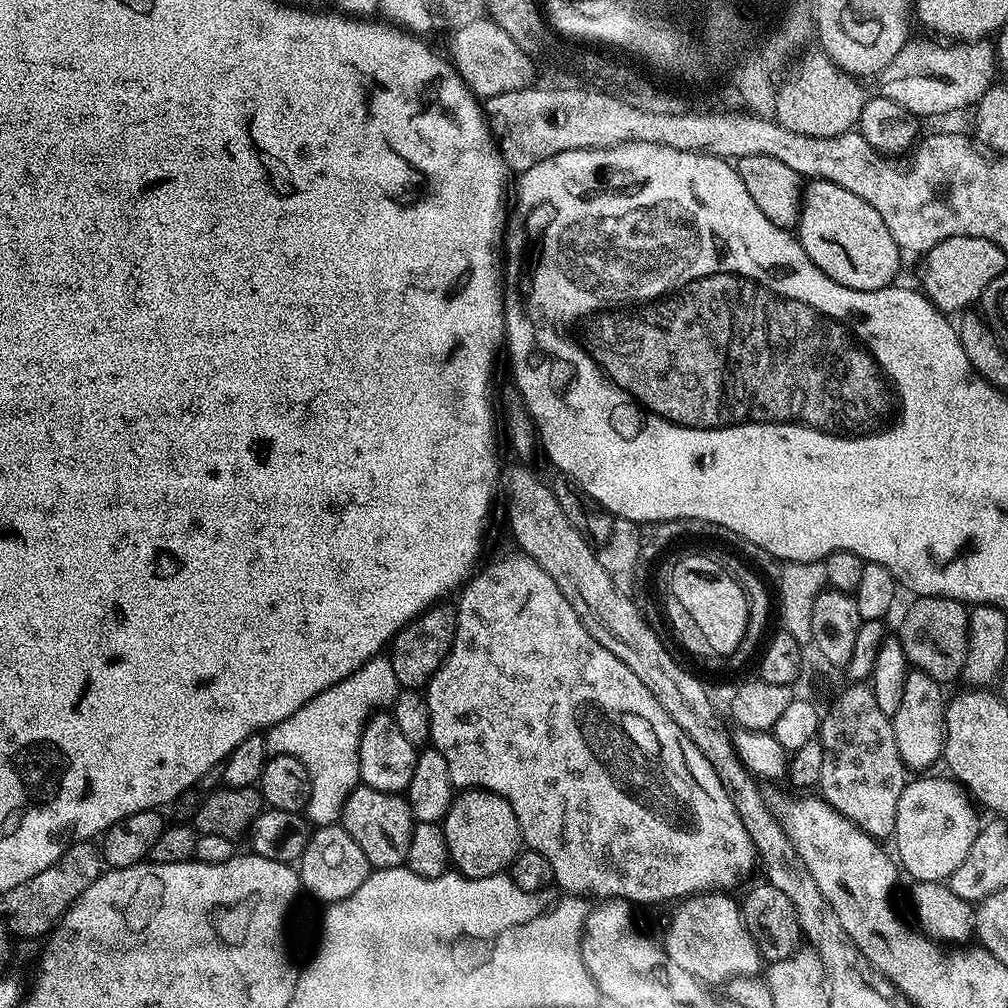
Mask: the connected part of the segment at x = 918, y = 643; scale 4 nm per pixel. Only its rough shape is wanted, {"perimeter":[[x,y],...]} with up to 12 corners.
{"perimeter":[[922,596],[898,635],[909,665],[960,680],[969,609]]}

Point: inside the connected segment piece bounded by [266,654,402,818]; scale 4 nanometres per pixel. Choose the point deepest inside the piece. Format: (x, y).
(324, 735)

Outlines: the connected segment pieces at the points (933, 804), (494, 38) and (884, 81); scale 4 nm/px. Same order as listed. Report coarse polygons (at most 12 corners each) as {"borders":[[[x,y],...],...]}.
{"borders":[[[928,775],[898,799],[895,855],[944,882],[974,846],[977,809]],[[492,19],[455,29],[447,59],[472,95],[529,87],[524,53]],[[984,40],[904,44],[879,95],[918,118],[978,104],[998,72]]]}

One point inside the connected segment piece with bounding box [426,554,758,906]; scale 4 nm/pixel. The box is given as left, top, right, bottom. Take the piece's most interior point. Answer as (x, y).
(606, 786)

